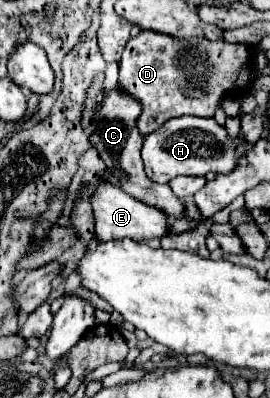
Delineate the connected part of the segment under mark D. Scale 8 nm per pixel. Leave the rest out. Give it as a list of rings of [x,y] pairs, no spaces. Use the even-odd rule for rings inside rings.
[[[142,30],[138,36],[130,38],[122,60],[120,60],[120,88],[126,94],[132,94],[136,100],[142,102],[142,116],[138,118],[138,130],[142,134],[150,134],[156,128],[160,128],[166,120],[174,118],[174,116],[184,116],[184,114],[192,114],[192,116],[214,116],[214,110],[218,106],[218,102],[228,96],[228,94],[236,94],[236,80],[242,68],[250,66],[252,60],[252,52],[248,50],[246,44],[234,44],[234,42],[226,42],[226,40],[198,40],[194,42],[194,38],[172,38],[160,32],[152,32],[152,30]],[[182,88],[204,88],[206,96],[198,98],[198,100],[190,100],[184,98],[180,94]]]

